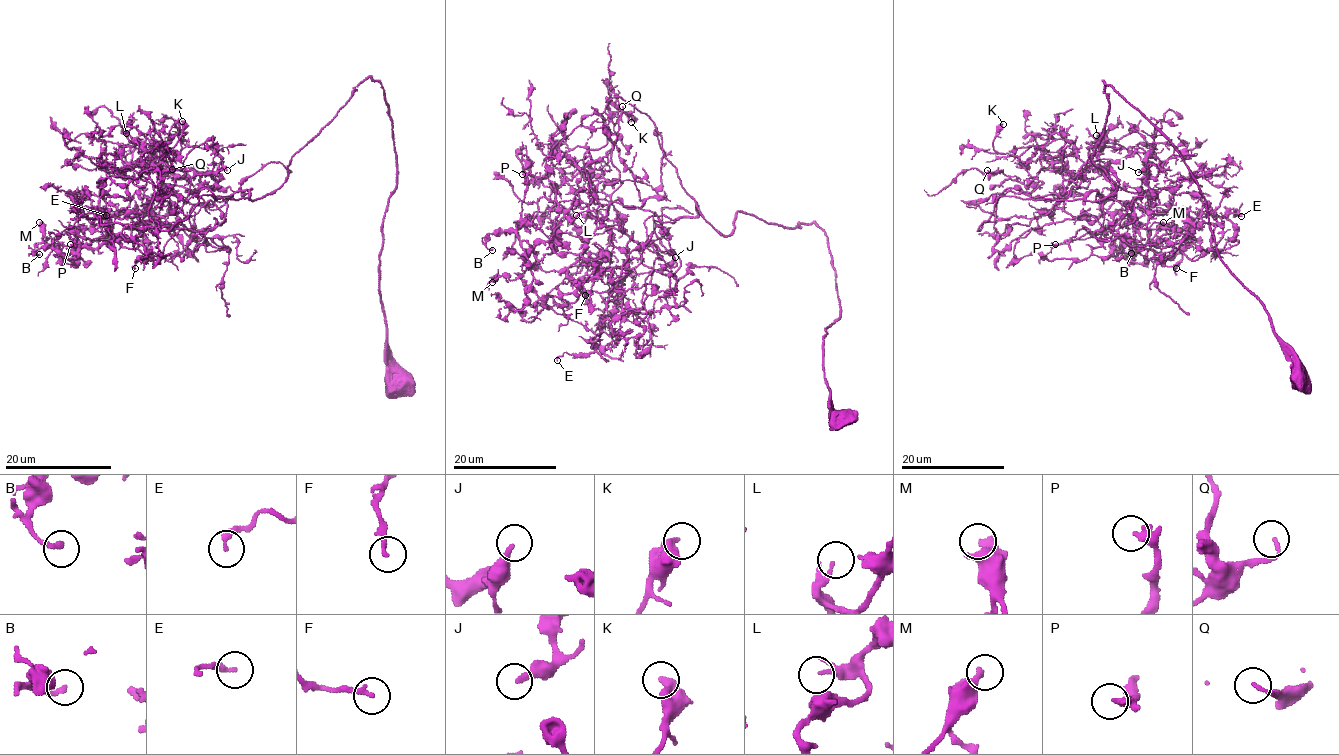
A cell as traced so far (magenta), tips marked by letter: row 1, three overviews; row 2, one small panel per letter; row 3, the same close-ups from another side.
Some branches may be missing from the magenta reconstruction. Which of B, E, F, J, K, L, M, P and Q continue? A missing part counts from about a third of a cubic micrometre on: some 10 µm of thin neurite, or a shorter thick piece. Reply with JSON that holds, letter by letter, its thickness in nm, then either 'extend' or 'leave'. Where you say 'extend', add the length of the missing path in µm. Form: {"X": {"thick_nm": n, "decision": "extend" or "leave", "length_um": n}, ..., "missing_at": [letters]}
{"B": {"thick_nm": 200, "decision": "leave"}, "E": {"thick_nm": 200, "decision": "leave"}, "F": {"thick_nm": 180, "decision": "leave"}, "J": {"thick_nm": 240, "decision": "leave"}, "K": {"thick_nm": 360, "decision": "leave"}, "L": {"thick_nm": 110, "decision": "leave"}, "M": {"thick_nm": 360, "decision": "leave"}, "P": {"thick_nm": 240, "decision": "leave"}, "Q": {"thick_nm": 120, "decision": "leave"}, "missing_at": []}

